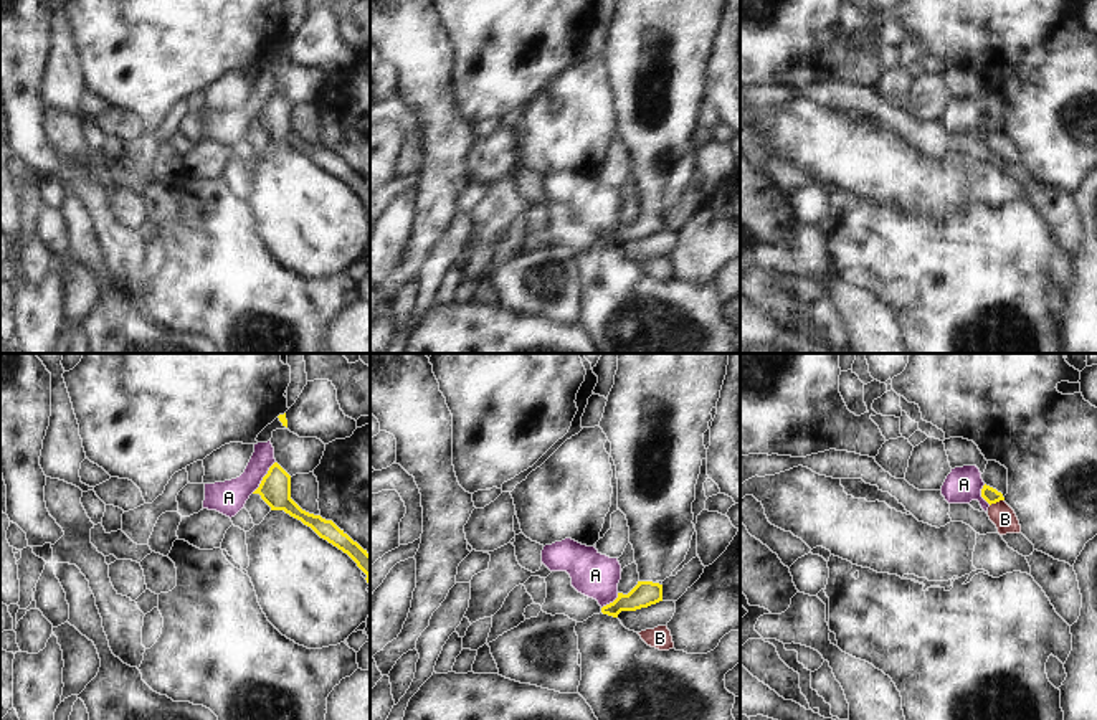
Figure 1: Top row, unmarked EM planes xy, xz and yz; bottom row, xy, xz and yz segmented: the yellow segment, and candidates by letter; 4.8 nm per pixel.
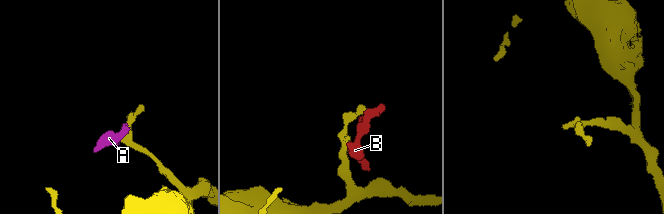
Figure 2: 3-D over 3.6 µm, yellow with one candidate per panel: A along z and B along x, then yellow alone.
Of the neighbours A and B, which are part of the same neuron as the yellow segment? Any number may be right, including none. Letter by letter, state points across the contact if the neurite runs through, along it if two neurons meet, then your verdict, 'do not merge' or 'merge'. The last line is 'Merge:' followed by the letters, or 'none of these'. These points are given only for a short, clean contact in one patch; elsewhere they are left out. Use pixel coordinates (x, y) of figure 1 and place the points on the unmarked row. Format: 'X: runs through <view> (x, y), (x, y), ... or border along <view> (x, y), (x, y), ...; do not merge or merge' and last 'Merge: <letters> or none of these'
A: border along xy (275, 91), (251, 123); do not merge
B: border along yz (1003, 129), (990, 136); do not merge
Merge: none of these

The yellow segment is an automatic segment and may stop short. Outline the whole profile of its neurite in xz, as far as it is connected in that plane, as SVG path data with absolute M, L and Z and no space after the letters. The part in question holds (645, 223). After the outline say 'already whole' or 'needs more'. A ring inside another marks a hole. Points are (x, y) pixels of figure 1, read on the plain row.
M512 173L484 183L491 185L489 198L473 206L469 238L464 244L471 254L494 246L509 223L530 206L540 206L547 213L547 228L542 241L552 246L565 244L577 253L583 253L600 243L618 248L621 241L636 241L662 231L662 215L638 211L628 225L618 223L613 233L601 238L596 230L578 223L572 216L572 208L567 201L550 201L544 193L535 203L522 198Z; needs more

